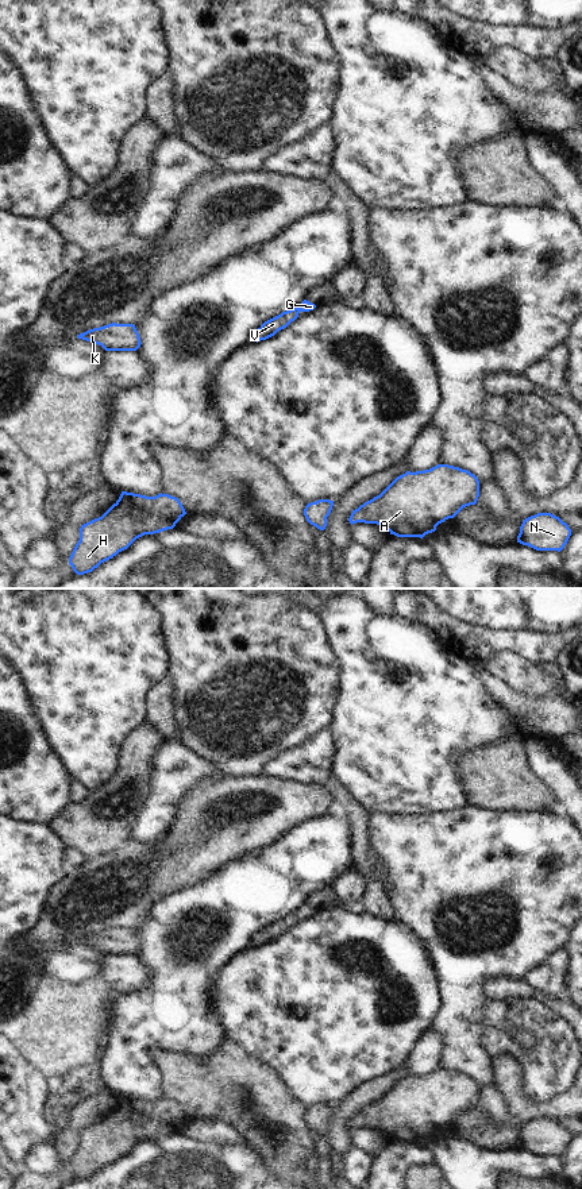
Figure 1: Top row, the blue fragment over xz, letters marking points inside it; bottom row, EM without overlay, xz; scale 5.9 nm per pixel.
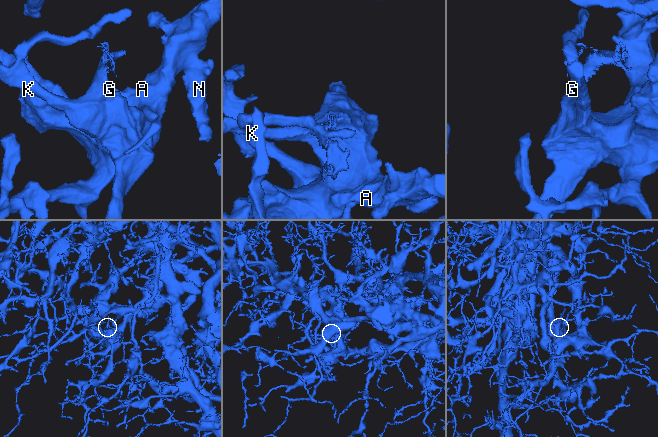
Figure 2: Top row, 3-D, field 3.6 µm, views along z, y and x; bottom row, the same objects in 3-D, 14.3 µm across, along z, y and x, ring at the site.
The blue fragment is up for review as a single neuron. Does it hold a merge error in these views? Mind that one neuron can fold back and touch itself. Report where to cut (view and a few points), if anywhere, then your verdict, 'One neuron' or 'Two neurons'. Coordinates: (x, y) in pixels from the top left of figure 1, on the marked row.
No split. One neuron

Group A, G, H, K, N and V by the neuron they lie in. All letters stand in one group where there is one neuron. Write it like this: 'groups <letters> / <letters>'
groups A G H K N V

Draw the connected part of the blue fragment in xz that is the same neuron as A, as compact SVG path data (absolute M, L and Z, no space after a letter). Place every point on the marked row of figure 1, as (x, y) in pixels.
M438 464L429 470L397 476L379 495L352 510L350 524L377 524L397 537L420 537L436 530L436 526L454 518L463 507L475 505L479 497L479 480L467 470Z

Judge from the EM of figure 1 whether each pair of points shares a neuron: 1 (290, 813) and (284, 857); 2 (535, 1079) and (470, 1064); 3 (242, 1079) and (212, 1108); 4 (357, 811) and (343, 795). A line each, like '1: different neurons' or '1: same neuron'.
1: different neurons
2: different neurons
3: same neuron
4: same neuron

